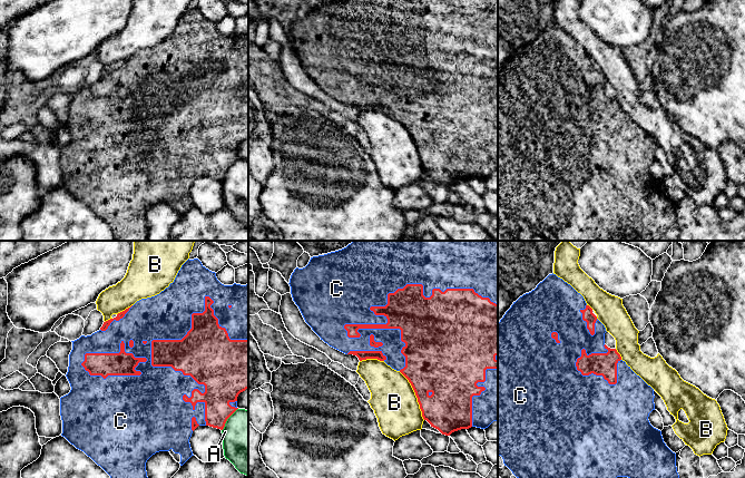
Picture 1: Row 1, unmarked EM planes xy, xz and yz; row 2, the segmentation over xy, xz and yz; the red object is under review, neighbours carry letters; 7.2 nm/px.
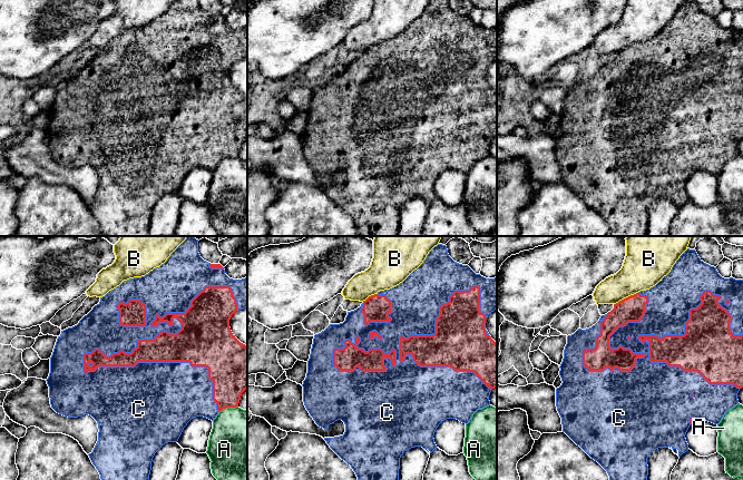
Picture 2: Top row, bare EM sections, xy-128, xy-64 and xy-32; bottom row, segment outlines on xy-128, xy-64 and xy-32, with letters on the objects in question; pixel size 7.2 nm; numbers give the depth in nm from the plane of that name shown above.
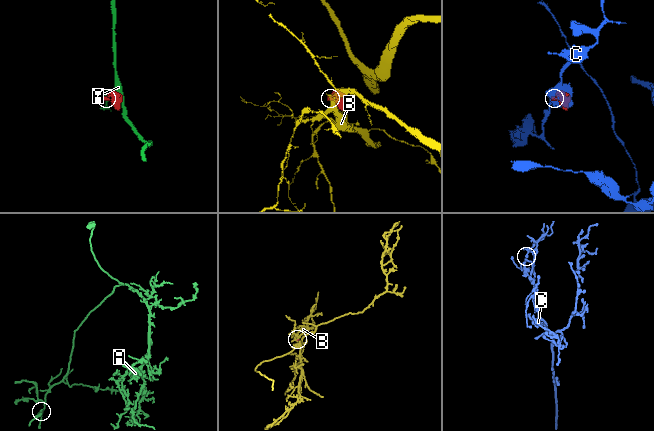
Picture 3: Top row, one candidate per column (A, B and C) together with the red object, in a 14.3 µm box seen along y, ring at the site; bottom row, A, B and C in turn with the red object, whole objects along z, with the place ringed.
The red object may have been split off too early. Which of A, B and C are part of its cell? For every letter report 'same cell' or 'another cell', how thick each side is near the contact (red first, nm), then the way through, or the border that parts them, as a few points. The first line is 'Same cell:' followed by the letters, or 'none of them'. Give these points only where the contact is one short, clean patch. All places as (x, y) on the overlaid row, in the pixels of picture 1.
Same cell: C
A: another cell; calibres 260 and 360 nm; border xy (237, 408), (227, 419), (222, 430)
B: another cell; calibres 400 and 320 nm
C: same cell; calibres 320 and 480 nm

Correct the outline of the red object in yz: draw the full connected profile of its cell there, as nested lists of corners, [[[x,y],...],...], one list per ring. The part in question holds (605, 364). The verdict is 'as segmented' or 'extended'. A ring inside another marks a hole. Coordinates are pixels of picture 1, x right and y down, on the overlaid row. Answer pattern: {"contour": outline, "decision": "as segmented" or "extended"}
{"contour": [[[553,273],[540,282],[535,290],[523,294],[513,302],[498,323],[498,455],[502,457],[504,466],[507,466],[517,478],[679,478],[676,467],[676,453],[664,442],[661,431],[654,428],[648,420],[649,413],[655,410],[654,389],[621,360],[616,349],[610,349],[605,344],[606,332],[605,325],[592,313],[592,309],[586,303],[584,296]]], "decision": "extended"}

